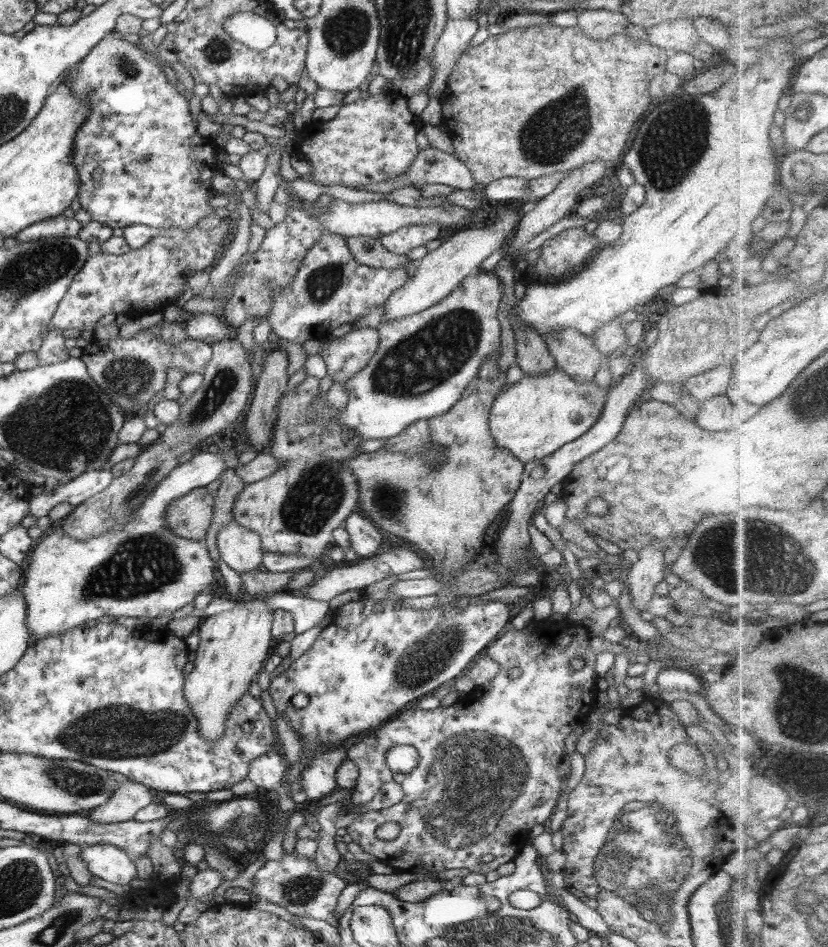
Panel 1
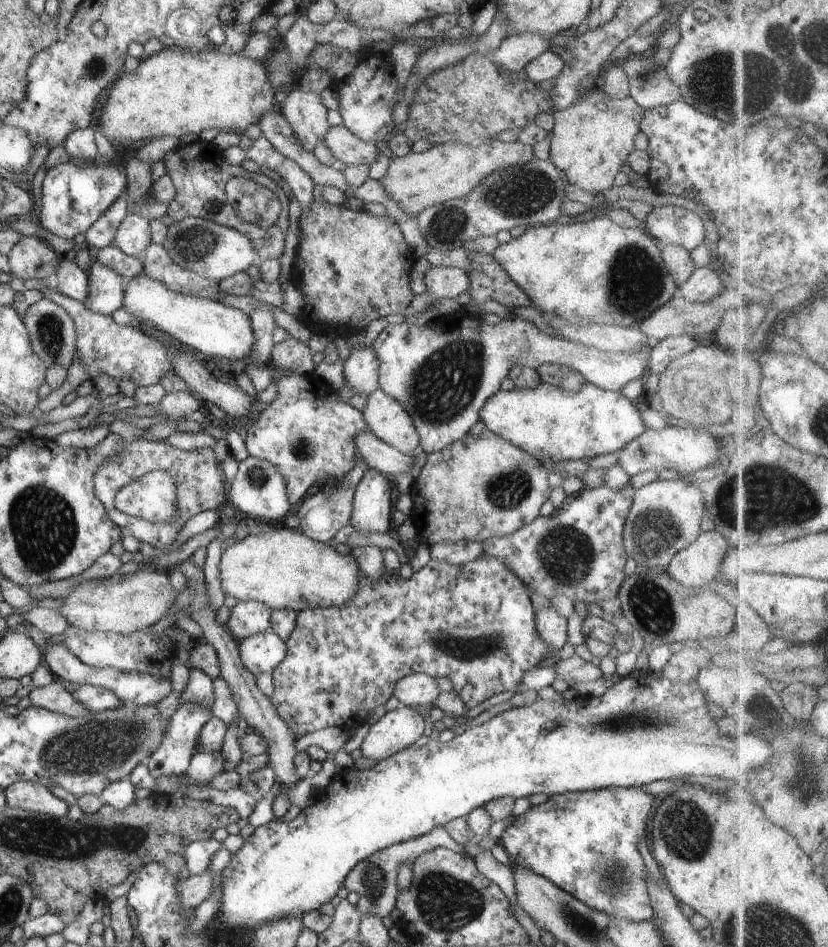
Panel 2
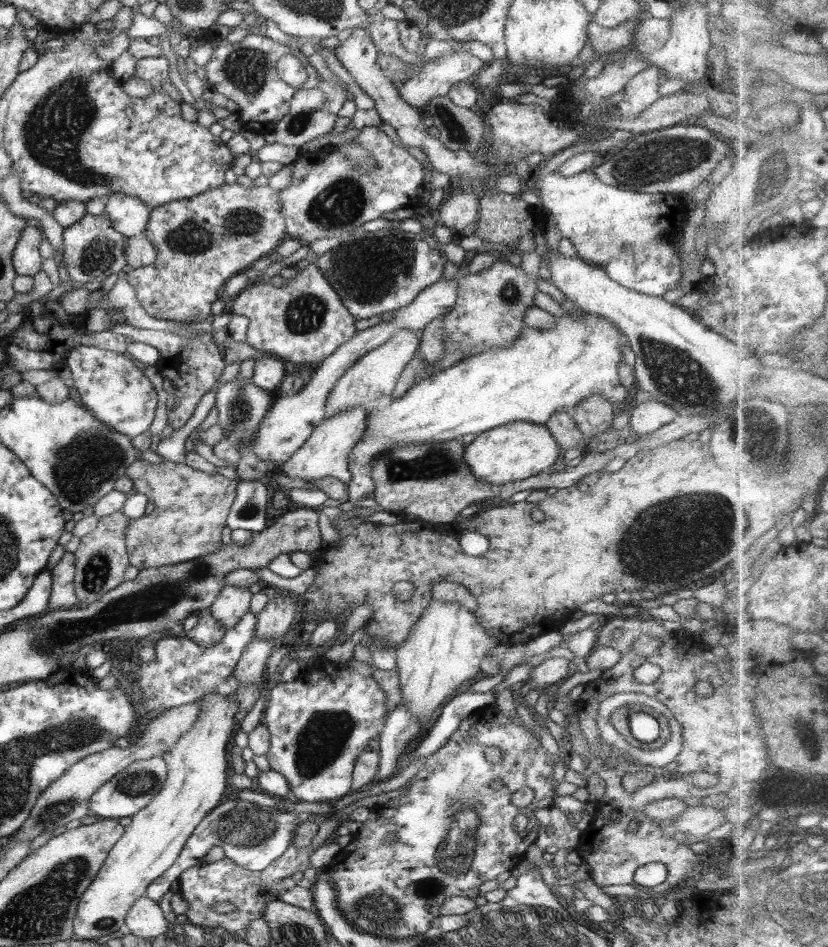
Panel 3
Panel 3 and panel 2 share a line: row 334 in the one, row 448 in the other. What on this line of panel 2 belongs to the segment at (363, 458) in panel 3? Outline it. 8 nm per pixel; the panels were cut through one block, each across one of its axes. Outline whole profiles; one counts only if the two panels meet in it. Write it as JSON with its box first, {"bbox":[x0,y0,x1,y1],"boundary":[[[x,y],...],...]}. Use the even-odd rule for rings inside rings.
{"bbox":[479,382,646,463],"boundary":[[[585,382],[576,393],[540,383],[534,390],[516,387],[512,391],[499,390],[479,410],[479,420],[492,434],[520,447],[539,461],[551,459],[561,463],[570,459],[587,459],[601,454],[621,451],[634,437],[639,437],[646,428],[636,401],[631,401],[620,392],[612,392]]]}

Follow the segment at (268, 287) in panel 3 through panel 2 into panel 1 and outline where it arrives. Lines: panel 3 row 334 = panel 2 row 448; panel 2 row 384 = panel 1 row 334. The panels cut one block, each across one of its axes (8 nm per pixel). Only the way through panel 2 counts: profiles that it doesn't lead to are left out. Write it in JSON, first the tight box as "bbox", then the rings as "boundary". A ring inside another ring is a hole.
{"bbox":[264,233,407,344],"boundary":[[[326,233],[316,240],[308,254],[301,260],[294,280],[283,287],[278,287],[276,292],[272,292],[272,305],[264,317],[280,338],[296,342],[296,344],[303,344],[312,339],[324,341],[324,335],[327,335],[333,328],[338,328],[343,324],[353,324],[360,317],[366,316],[373,308],[383,306],[395,290],[407,281],[407,276],[404,266],[390,270],[384,267],[372,268],[365,264],[358,264],[354,255],[349,251],[345,236]]]}

